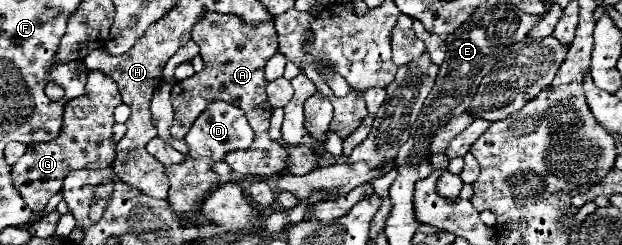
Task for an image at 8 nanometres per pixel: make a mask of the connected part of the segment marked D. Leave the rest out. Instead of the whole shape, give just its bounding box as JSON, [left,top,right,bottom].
[166,102,254,222]

